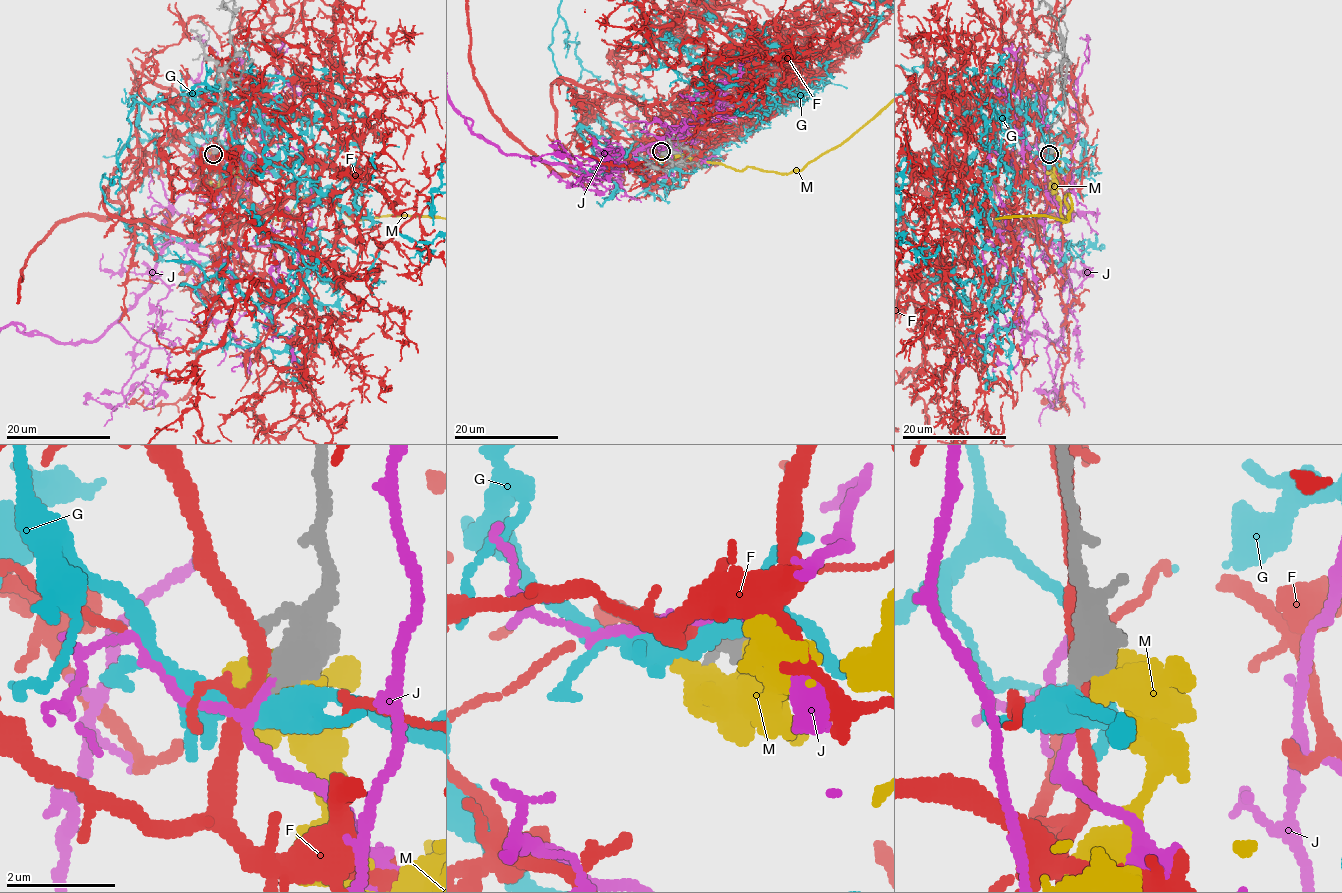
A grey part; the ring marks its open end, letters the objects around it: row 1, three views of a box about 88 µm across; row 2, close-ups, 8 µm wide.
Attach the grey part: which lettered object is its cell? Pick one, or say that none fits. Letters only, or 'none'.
J

